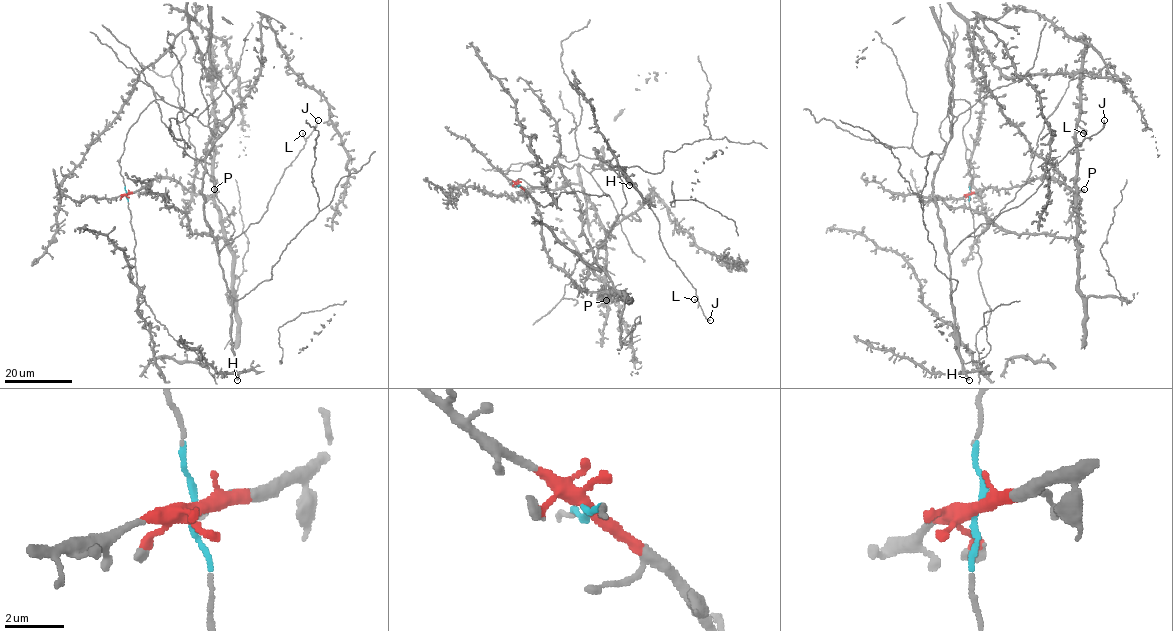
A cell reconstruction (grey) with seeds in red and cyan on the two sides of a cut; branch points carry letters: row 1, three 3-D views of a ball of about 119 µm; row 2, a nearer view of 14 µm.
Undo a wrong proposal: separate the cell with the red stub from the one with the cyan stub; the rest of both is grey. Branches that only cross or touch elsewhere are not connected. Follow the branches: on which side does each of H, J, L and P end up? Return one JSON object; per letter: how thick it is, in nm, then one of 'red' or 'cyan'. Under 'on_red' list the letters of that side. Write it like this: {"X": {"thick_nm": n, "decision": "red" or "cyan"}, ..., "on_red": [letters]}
{"H": {"thick_nm": 500, "decision": "cyan"}, "J": {"thick_nm": 200, "decision": "cyan"}, "L": {"thick_nm": 240, "decision": "cyan"}, "P": {"thick_nm": 380, "decision": "red"}, "on_red": ["P"]}

